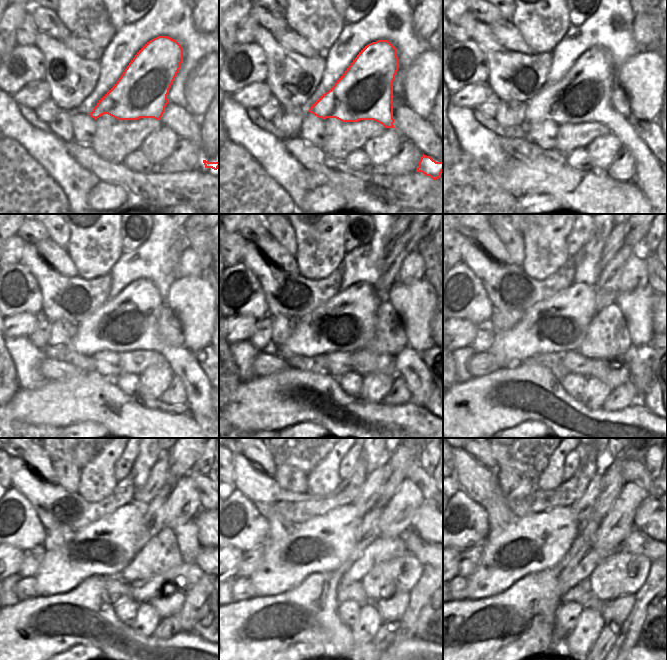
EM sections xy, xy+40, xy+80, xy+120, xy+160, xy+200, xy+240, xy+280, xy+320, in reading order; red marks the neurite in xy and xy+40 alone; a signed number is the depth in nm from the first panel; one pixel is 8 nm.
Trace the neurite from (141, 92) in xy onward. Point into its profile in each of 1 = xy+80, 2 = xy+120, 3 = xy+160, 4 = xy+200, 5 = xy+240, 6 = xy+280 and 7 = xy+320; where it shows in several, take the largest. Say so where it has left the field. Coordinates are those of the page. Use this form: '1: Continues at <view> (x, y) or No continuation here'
1: Continues at xy+80 (583, 95)
2: Continues at xy+120 (127, 322)
3: Continues at xy+160 (345, 323)
4: Continues at xy+200 (558, 324)
5: Continues at xy+240 (106, 547)
6: Continues at xy+280 (323, 543)
7: Continues at xy+320 (531, 544)

